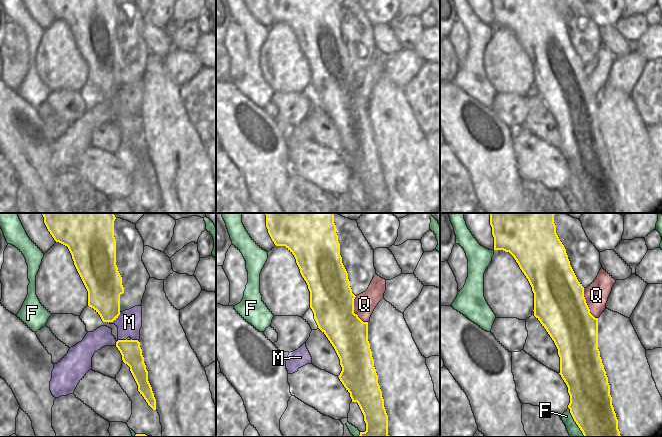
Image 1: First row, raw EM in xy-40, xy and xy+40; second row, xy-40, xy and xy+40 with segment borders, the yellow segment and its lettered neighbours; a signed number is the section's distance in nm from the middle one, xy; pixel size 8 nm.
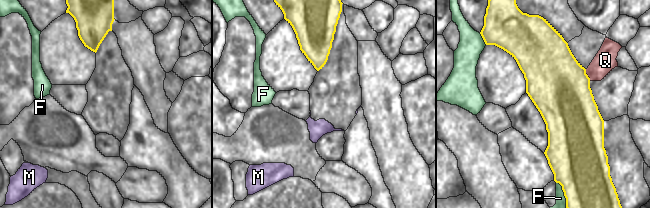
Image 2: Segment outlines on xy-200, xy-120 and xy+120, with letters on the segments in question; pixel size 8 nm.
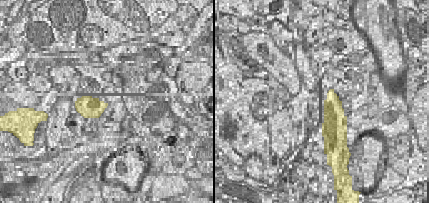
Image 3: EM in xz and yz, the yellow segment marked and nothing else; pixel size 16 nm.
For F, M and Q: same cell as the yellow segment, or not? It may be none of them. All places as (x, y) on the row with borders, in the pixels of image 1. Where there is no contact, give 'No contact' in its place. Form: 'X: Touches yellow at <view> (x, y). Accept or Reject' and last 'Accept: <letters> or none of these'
F: Touches yellow at xy+40 (575, 421). Reject
M: Touches yellow at xy-40 (114, 319). Reject
Q: Touches yellow at xy+40 (586, 304). Reject
Accept: none of these

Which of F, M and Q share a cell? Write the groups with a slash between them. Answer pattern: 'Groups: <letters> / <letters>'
Groups: F / M Q

